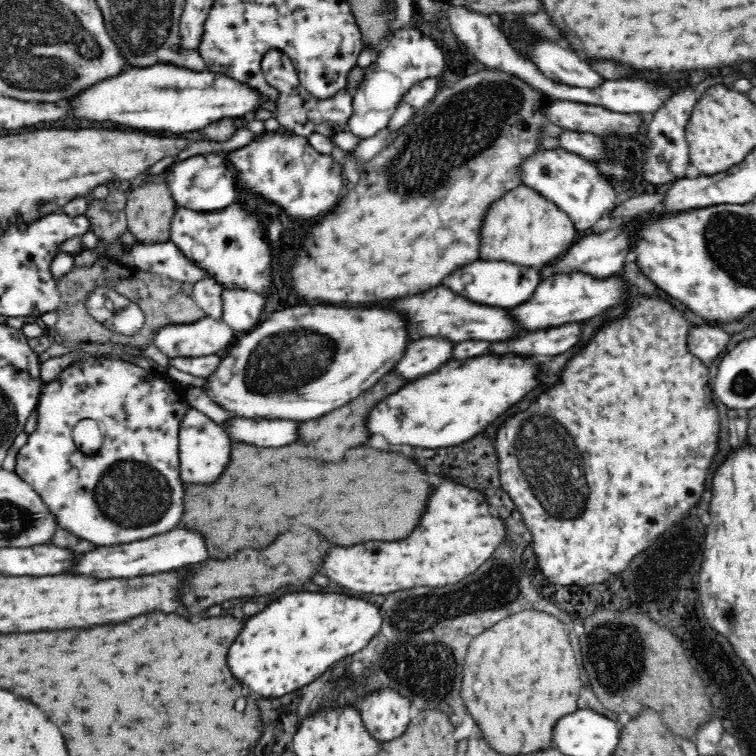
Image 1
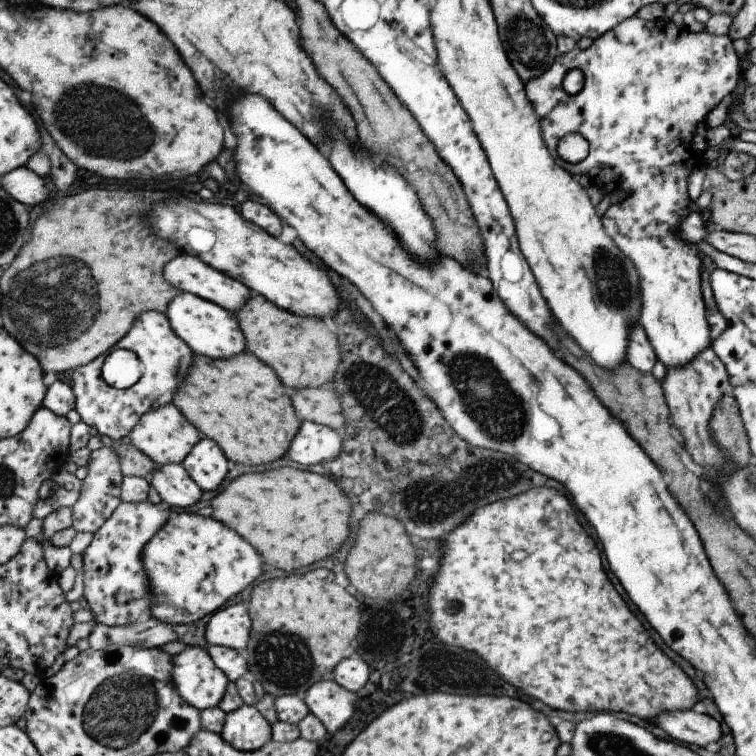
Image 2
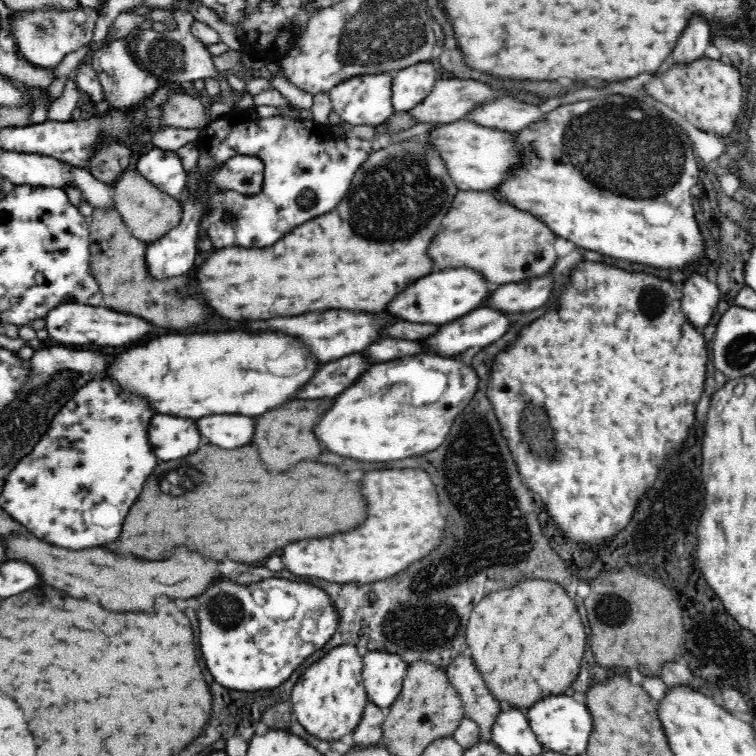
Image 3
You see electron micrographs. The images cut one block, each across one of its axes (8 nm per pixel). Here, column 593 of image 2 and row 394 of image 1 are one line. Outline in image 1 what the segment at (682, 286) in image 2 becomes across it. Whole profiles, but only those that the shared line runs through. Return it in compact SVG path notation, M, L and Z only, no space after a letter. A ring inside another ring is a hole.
M86 357L85 359L79 358L71 360L69 363L70 364L68 364L60 374L57 374L57 377L49 381L41 381L41 385L39 386L39 401L36 406L36 430L28 436L26 444L18 451L16 456L16 474L24 478L28 484L36 489L36 492L44 499L46 505L48 505L48 507L52 509L52 512L54 512L54 515L58 517L58 521L62 524L60 528L68 528L70 532L74 532L74 534L78 534L80 538L86 538L86 540L90 540L90 542L94 542L94 544L98 544L98 546L110 546L112 542L128 544L128 542L141 541L178 527L182 516L184 516L185 484L180 474L180 463L178 462L180 446L178 432L180 432L180 424L182 424L184 416L188 414L188 410L191 408L186 402L184 391L177 386L175 381L164 373L158 373L158 371L154 371L154 369L145 370L130 361L124 361L123 359L115 357ZM86 419L97 422L102 434L104 434L102 450L98 452L98 456L92 456L92 458L88 458L88 456L82 454L78 448L76 448L76 443L73 439L76 424ZM100 514L104 516L104 520L108 520L108 522L112 522L112 524L118 524L122 530L100 530Z

